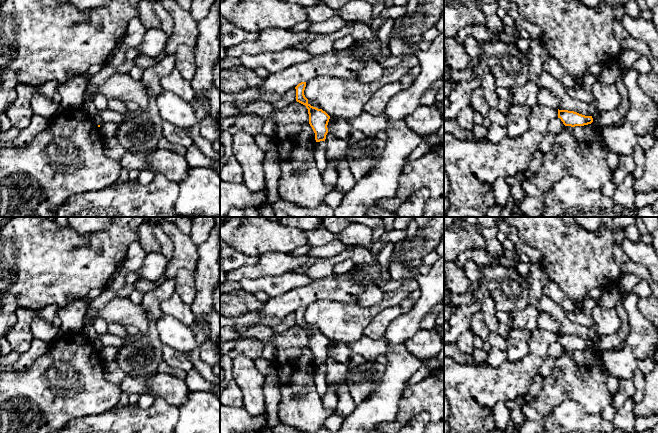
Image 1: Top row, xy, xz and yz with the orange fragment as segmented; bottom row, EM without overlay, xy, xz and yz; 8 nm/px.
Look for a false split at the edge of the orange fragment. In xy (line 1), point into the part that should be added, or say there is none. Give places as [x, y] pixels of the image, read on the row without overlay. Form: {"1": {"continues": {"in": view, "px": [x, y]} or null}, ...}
{"1": {"continues": null}}

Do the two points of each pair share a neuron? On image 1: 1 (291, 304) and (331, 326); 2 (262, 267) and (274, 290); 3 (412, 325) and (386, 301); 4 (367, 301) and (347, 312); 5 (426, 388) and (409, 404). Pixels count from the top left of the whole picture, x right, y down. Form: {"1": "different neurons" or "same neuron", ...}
{"1": "different neurons", "2": "different neurons", "3": "different neurons", "4": "different neurons", "5": "same neuron"}

